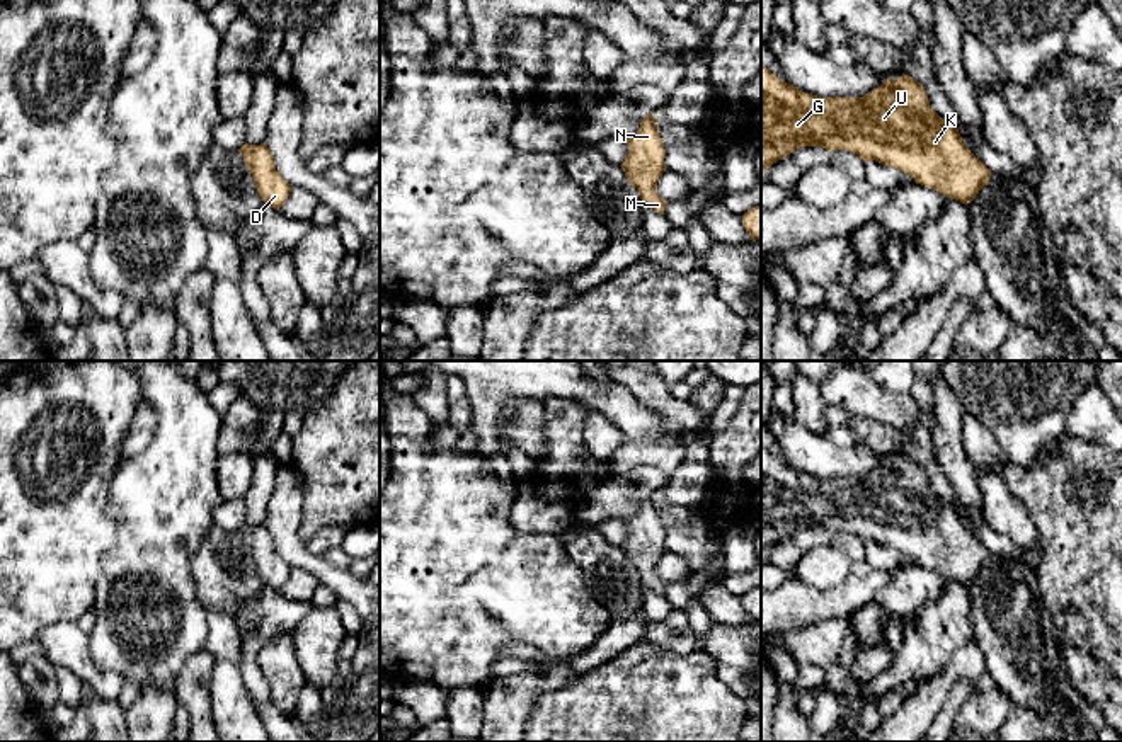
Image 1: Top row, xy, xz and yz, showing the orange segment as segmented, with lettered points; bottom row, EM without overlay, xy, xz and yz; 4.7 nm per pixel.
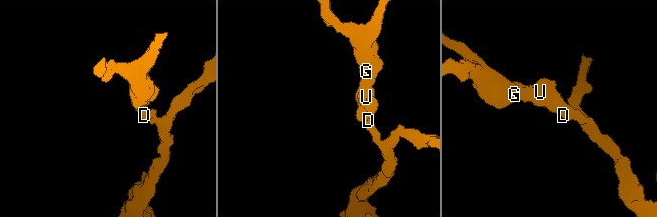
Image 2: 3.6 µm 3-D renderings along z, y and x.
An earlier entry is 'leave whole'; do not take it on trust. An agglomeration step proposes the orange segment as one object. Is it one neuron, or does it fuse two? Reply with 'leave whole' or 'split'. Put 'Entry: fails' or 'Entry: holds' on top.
Entry: holds
leave whole

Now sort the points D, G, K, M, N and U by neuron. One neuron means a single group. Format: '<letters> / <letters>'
D G K M N U

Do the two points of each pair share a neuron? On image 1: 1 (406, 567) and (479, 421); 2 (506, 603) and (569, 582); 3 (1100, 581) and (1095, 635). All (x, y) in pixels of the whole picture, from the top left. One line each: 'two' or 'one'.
1: two
2: one
3: one

